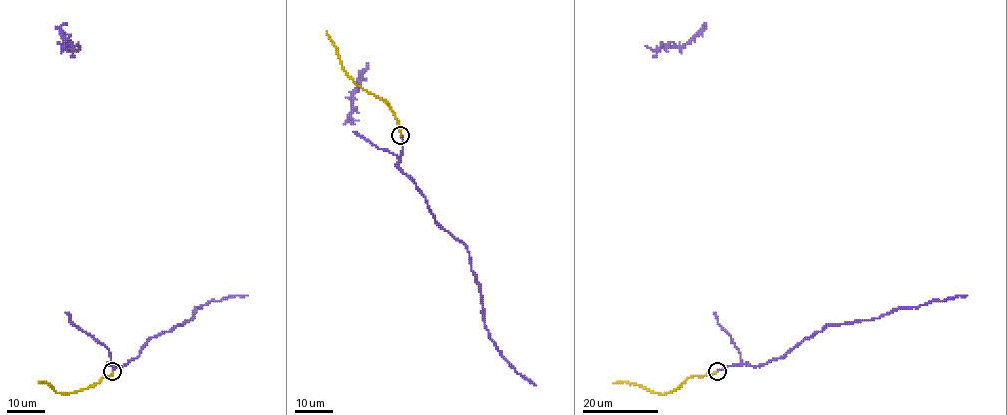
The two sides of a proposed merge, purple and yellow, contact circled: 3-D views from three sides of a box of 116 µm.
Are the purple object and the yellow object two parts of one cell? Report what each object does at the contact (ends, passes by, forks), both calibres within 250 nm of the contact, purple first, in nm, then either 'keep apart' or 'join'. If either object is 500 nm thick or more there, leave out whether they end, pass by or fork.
purple ends there; yellow ends there; 190 nm thick on the purple side, 240 nm on the other; join

